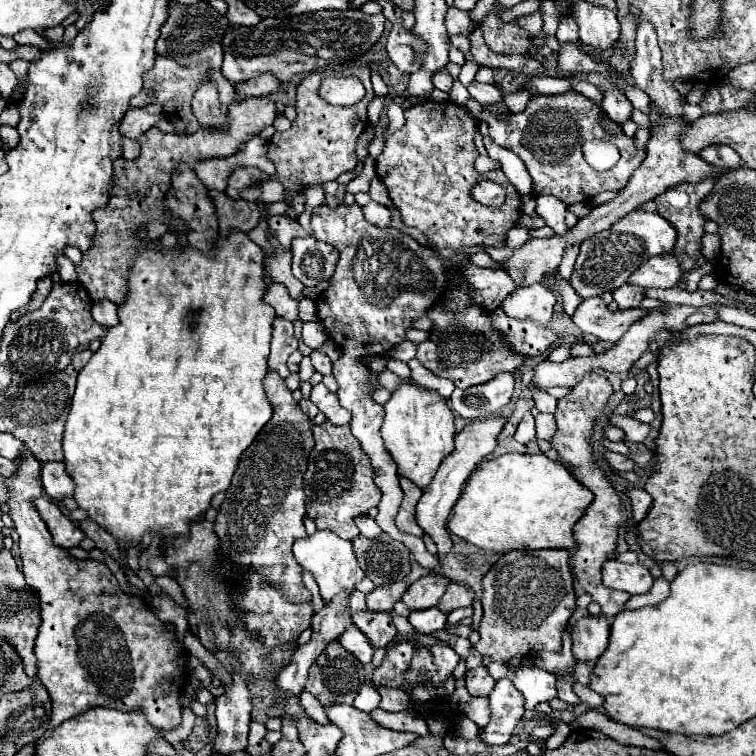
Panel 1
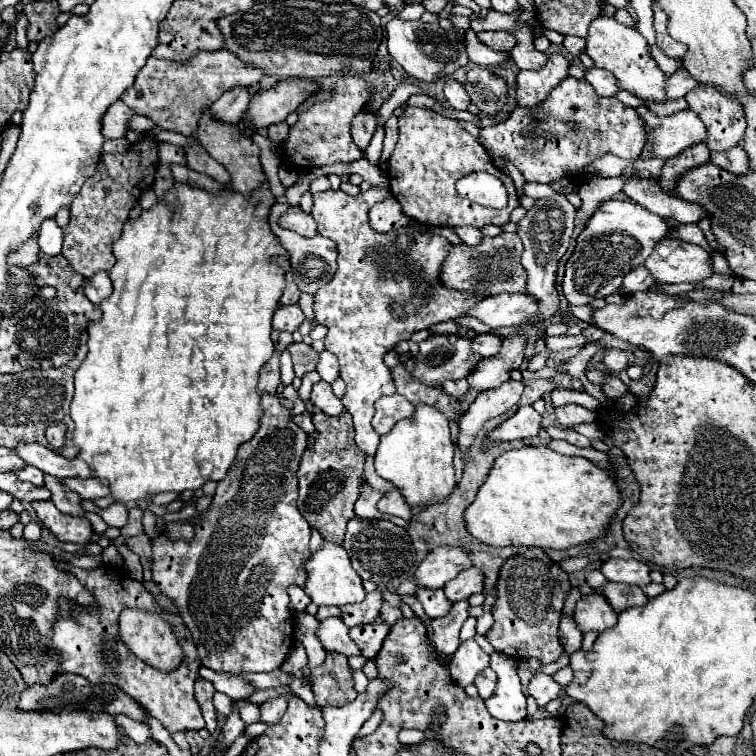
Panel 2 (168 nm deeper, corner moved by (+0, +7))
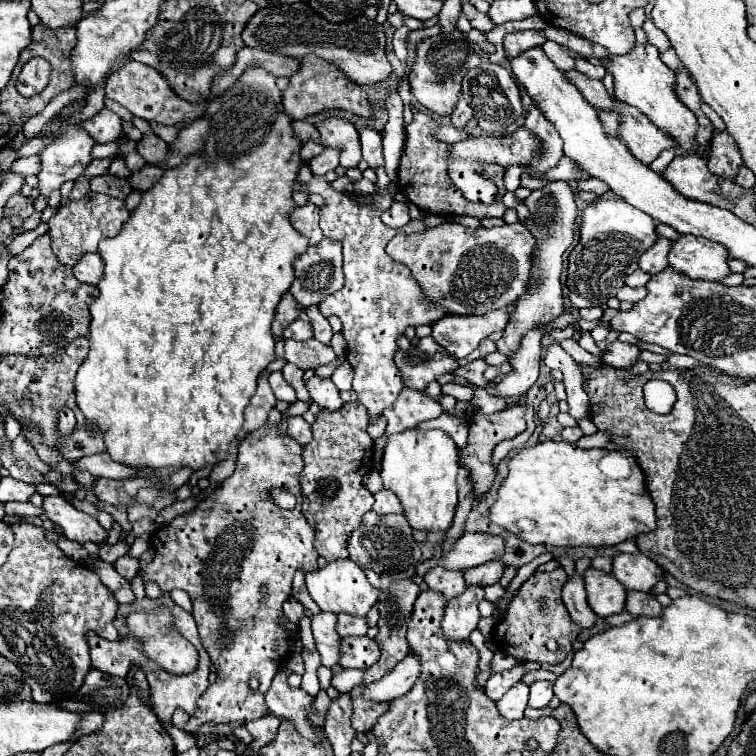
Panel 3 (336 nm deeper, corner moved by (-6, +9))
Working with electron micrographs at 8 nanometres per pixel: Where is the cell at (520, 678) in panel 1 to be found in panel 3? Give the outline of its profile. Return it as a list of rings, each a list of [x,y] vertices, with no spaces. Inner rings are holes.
[[[540,680],[530,686],[530,708],[546,708],[548,702],[554,698],[554,684]]]

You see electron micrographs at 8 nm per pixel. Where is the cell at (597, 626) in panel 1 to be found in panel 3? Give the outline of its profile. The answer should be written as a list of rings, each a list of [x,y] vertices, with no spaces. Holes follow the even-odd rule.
[[[590,568],[584,576],[588,604],[598,618],[620,614],[626,602],[626,588],[612,576]]]

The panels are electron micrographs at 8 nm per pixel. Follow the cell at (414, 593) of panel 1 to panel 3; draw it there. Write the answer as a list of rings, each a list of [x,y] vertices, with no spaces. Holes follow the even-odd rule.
[[[466,532],[456,540],[452,550],[444,552],[442,568],[446,570],[468,570],[490,560],[498,560],[504,554],[504,540],[500,536]]]

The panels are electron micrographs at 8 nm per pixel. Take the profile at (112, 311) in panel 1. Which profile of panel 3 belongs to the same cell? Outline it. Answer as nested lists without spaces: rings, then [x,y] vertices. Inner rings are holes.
[[[100,254],[82,256],[82,260],[74,266],[74,276],[84,284],[94,284],[96,286],[104,276]]]

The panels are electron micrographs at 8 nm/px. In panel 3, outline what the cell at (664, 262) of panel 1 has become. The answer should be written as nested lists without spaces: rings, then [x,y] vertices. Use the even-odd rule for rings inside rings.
[[[680,236],[668,252],[670,266],[692,280],[720,282],[730,272],[726,258],[728,252],[722,244],[698,236]]]

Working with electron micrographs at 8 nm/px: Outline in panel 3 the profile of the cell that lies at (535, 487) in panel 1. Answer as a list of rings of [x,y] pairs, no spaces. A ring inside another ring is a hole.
[[[556,440],[524,448],[508,462],[508,476],[498,490],[498,498],[490,508],[488,520],[528,544],[557,547],[616,546],[656,528],[654,502],[648,496],[644,472],[632,454],[623,449],[582,450]]]

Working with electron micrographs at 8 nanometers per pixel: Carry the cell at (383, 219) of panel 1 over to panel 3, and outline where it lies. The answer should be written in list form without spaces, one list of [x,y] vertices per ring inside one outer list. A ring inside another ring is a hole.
[[[394,202],[386,212],[382,212],[382,222],[386,226],[394,226],[394,228],[402,228],[410,222],[410,210],[406,202]]]

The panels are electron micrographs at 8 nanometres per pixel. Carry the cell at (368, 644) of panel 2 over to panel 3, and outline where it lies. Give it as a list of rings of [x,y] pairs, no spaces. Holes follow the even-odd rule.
[[[348,636],[342,640],[342,658],[344,668],[368,668],[380,658],[378,642],[370,636]]]

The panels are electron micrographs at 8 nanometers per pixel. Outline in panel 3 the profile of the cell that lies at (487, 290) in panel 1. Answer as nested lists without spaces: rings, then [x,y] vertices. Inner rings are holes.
[[[306,162],[300,166],[298,180],[310,194],[320,194],[326,202],[320,206],[320,228],[324,236],[342,242],[344,286],[336,294],[324,298],[318,308],[322,316],[338,316],[342,320],[342,336],[348,344],[346,358],[354,368],[352,390],[358,394],[358,402],[368,410],[370,422],[374,422],[404,388],[402,376],[394,364],[398,338],[408,326],[432,326],[448,312],[442,304],[426,300],[420,284],[410,276],[410,268],[390,260],[386,254],[386,244],[398,234],[396,228],[388,228],[380,220],[380,212],[390,208],[390,202],[394,202],[394,194],[388,192],[388,188],[370,196],[336,192],[324,176],[312,174]]]

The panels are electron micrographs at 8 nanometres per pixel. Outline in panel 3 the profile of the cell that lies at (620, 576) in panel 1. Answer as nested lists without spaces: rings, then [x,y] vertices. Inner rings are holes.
[[[618,554],[612,564],[612,574],[630,590],[650,592],[664,576],[664,570],[644,554]]]

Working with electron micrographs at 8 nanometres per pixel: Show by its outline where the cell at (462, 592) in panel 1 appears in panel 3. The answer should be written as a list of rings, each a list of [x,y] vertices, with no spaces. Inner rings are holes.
[[[492,560],[490,564],[482,564],[478,568],[470,568],[464,572],[464,580],[468,586],[490,586],[496,584],[504,574],[504,566],[500,560]]]

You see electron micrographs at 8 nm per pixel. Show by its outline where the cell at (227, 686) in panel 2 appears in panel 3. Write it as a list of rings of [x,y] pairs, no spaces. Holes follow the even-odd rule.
[[[280,668],[278,670],[278,676],[274,676],[272,680],[272,688],[266,692],[264,700],[266,700],[266,706],[280,718],[290,718],[296,722],[296,728],[306,736],[310,734],[310,728],[304,720],[304,712],[302,708],[306,704],[312,704],[312,696],[308,696],[304,690],[300,688],[290,688],[286,678],[288,678],[290,670],[288,668]]]

